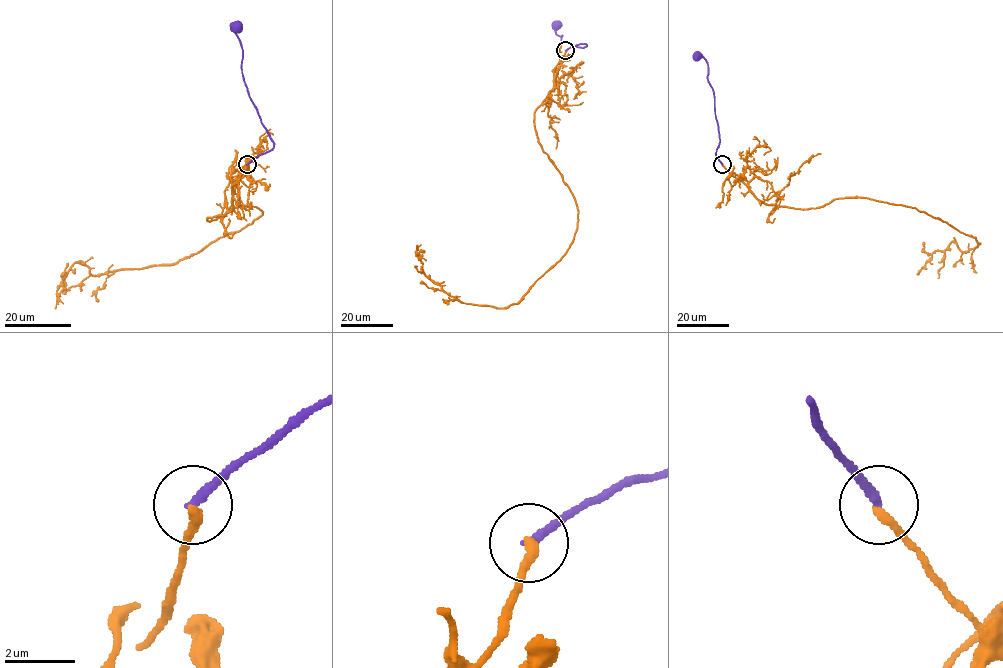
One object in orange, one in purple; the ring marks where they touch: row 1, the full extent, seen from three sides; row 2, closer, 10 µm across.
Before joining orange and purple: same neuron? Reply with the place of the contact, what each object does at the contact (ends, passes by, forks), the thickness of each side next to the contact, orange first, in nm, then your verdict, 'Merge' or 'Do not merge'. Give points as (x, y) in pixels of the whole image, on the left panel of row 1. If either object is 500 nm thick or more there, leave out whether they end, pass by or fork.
Place: (247, 164). At the ring orange ends. At the ring purple ends. Thickness 280 nm (orange) against 260 nm. Do not merge

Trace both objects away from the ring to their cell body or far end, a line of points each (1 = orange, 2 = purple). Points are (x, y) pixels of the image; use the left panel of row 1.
1: (247, 165), (231, 209), (207, 219), (254, 206), (250, 224), (168, 264), (74, 263), (63, 303)
2: (247, 165), (269, 151), (274, 142), (243, 77), (241, 44), (235, 26)

